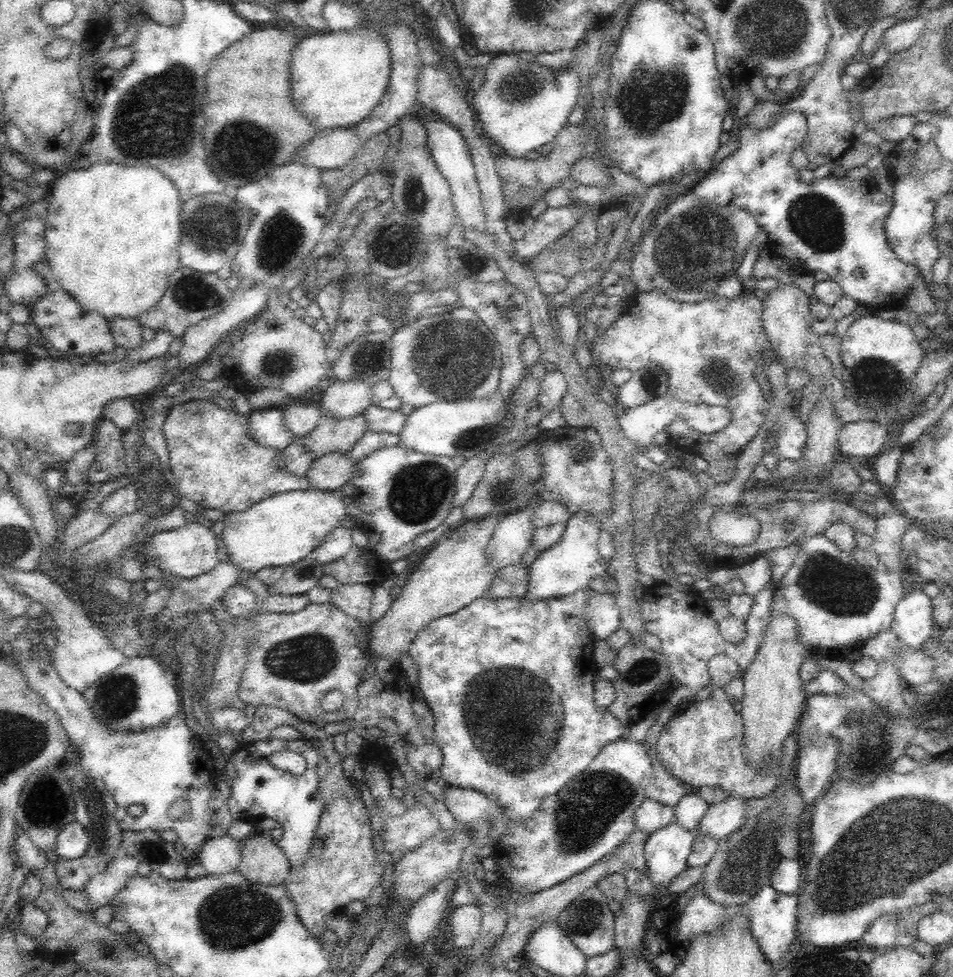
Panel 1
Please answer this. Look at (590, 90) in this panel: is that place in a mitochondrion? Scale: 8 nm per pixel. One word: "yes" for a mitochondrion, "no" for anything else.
no

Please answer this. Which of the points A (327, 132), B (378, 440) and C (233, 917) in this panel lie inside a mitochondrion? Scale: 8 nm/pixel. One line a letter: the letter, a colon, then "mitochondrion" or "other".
A: other
B: other
C: mitochondrion

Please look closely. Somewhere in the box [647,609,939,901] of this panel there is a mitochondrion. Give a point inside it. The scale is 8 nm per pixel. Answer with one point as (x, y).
(734, 876)

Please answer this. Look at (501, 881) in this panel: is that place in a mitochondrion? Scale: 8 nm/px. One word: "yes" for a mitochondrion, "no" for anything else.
no

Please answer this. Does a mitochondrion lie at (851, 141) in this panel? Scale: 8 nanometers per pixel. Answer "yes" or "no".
no

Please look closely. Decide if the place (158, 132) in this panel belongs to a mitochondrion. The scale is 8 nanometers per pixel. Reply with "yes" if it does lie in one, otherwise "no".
yes

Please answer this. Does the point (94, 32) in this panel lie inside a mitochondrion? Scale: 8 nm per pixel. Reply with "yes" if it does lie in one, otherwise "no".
no

